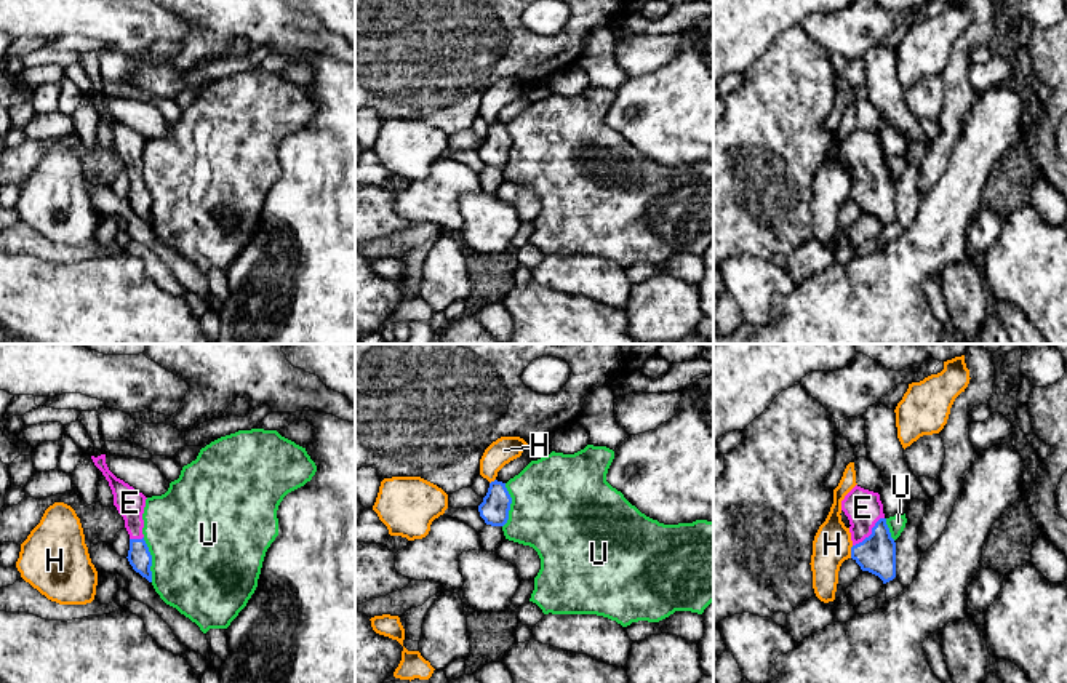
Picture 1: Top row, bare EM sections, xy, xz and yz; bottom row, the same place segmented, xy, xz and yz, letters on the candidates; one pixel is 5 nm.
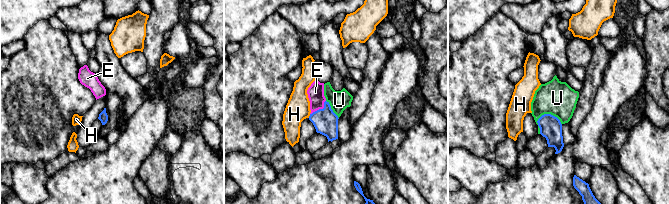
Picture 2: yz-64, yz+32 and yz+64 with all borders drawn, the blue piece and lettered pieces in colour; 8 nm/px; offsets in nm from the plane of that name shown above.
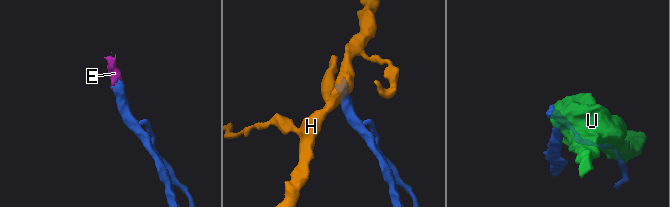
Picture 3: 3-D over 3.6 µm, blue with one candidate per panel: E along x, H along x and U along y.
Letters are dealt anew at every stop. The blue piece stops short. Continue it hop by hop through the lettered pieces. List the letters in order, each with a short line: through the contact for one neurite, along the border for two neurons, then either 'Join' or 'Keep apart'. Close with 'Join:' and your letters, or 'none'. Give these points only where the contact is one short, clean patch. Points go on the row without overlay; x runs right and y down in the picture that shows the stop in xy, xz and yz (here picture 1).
E: Line: yz (875, 195), (872, 175), (863, 149). Join
H: Line: yz (853, 187), (850, 199). Keep apart
U: Keep apart
Join: E

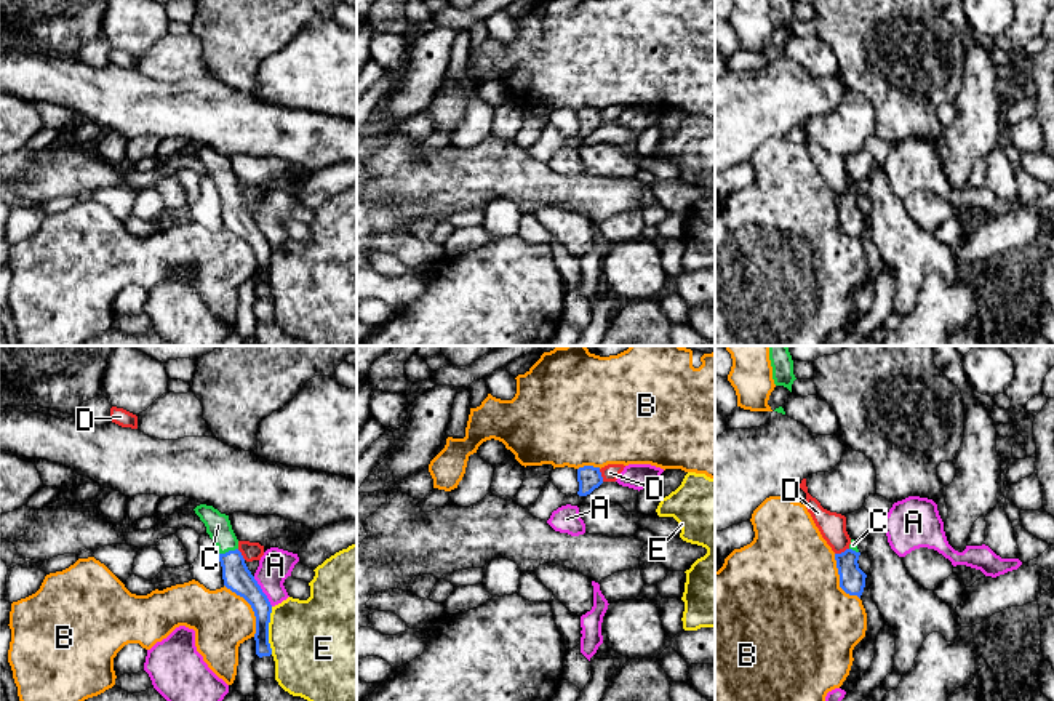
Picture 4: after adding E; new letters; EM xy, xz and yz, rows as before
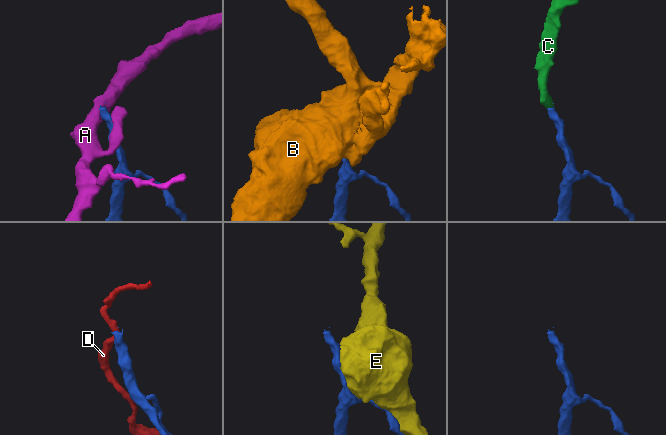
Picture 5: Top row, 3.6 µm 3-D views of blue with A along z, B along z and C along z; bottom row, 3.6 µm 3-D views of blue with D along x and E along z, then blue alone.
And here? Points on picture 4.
A: Line: xy (253, 218), (272, 247). Keep apart
B: Line: xy (224, 226), (250, 247), (255, 258), (255, 277). Keep apart
C: Line: xy (237, 218), (227, 194), (227, 184), (218, 167). Join
D: Keep apart
E: Keep apart
Join: C

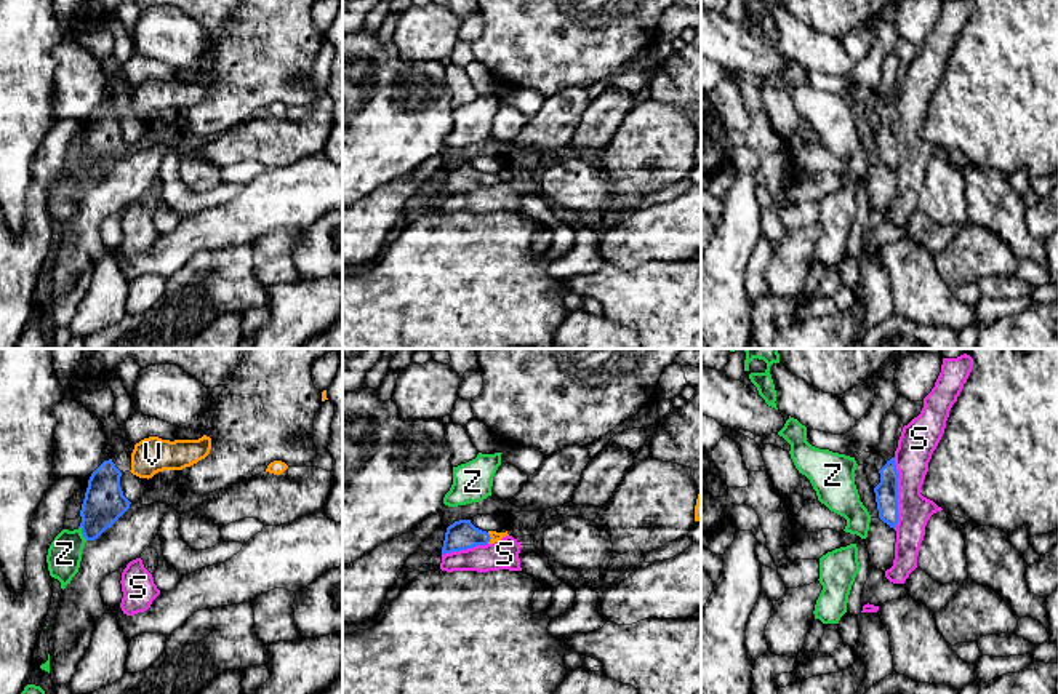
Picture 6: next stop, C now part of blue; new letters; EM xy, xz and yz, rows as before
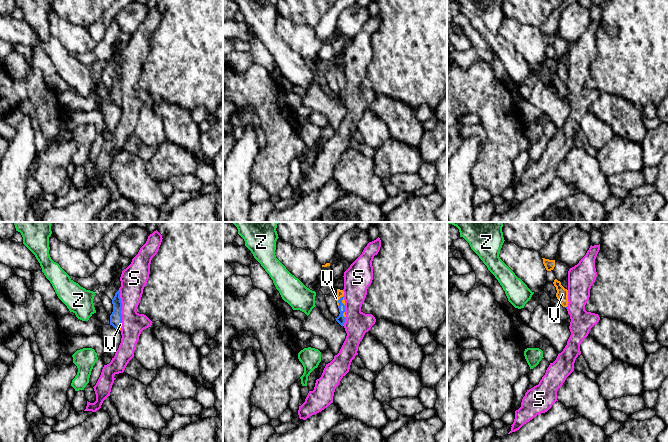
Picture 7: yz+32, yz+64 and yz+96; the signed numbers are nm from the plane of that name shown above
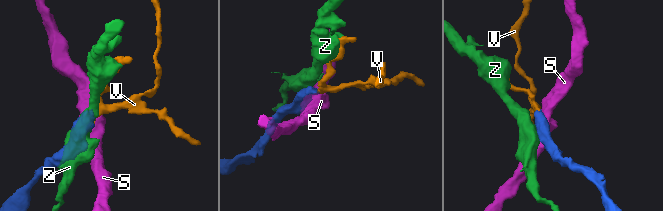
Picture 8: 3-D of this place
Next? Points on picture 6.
S: Keep apart
V: Line: xz (461, 176), (490, 179), (495, 178). Join
Z: Line: xy (79, 168), (87, 181). Keep apart
Join: V

